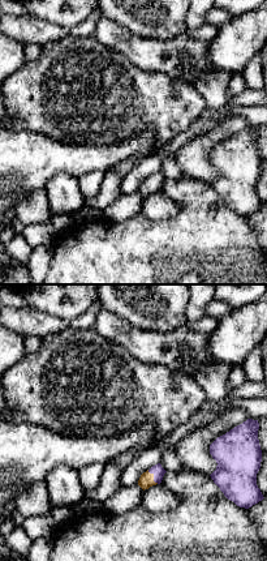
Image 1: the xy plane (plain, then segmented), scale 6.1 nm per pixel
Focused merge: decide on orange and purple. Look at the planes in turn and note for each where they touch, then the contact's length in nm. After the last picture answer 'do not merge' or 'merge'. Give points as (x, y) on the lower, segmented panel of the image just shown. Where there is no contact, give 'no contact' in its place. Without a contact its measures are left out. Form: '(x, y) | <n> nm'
(153, 478) | 110 nm

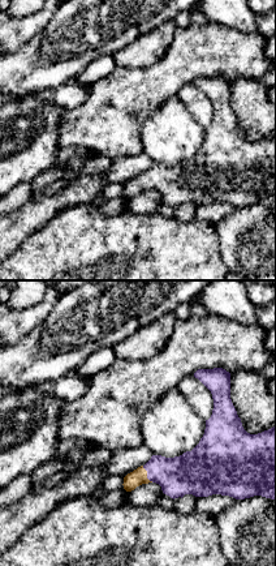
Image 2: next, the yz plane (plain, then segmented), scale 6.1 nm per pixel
(146, 475) | 120 nm

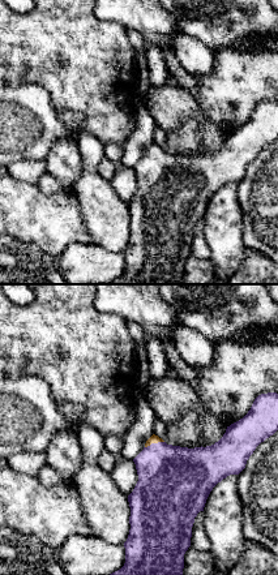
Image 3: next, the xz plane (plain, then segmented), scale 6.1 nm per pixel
(154, 442) | 130 nm

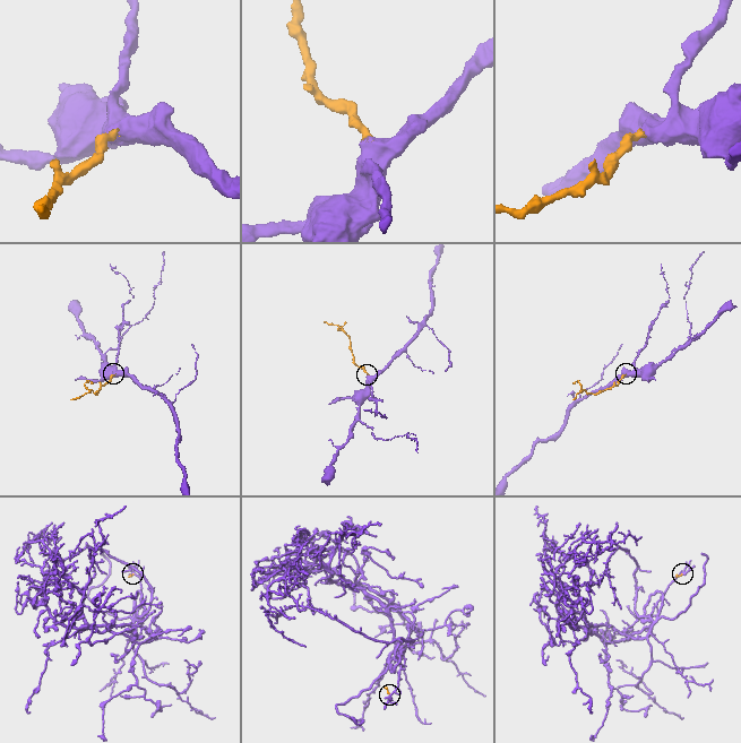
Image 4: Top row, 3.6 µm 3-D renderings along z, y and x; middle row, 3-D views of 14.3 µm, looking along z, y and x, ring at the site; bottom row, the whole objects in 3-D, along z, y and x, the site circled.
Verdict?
merge

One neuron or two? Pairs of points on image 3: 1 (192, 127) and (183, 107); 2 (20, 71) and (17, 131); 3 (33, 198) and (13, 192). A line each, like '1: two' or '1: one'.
1: two
2: two
3: one

